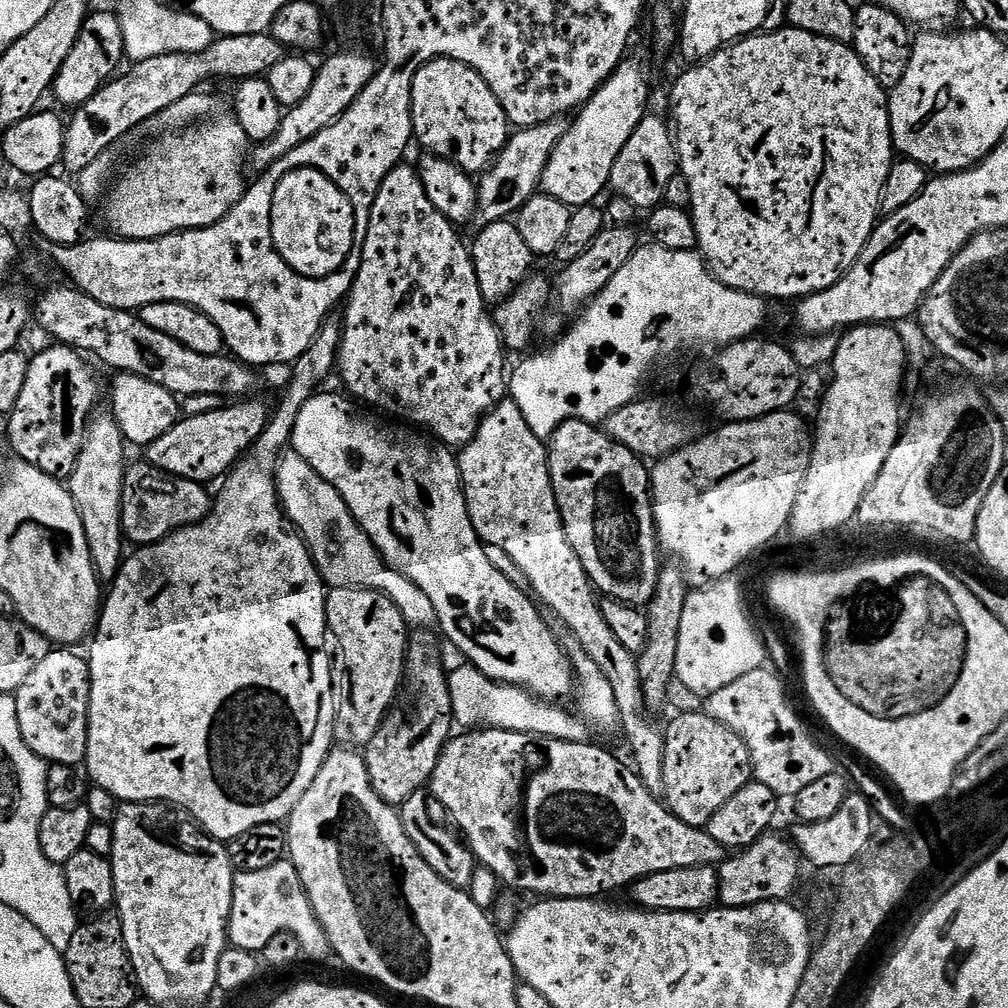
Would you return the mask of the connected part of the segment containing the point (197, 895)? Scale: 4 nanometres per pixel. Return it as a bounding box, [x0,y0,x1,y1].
[112,802,236,1004]

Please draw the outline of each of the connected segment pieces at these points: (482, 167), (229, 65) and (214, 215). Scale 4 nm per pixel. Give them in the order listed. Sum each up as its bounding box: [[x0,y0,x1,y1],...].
[[412,60,510,174],[63,32,285,174],[104,115,250,240]]

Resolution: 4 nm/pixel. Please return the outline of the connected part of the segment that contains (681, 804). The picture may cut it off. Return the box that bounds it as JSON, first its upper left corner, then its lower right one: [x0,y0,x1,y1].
[663,710,752,828]

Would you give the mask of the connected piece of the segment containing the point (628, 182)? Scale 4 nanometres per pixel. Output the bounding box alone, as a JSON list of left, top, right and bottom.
[610,115,678,210]

